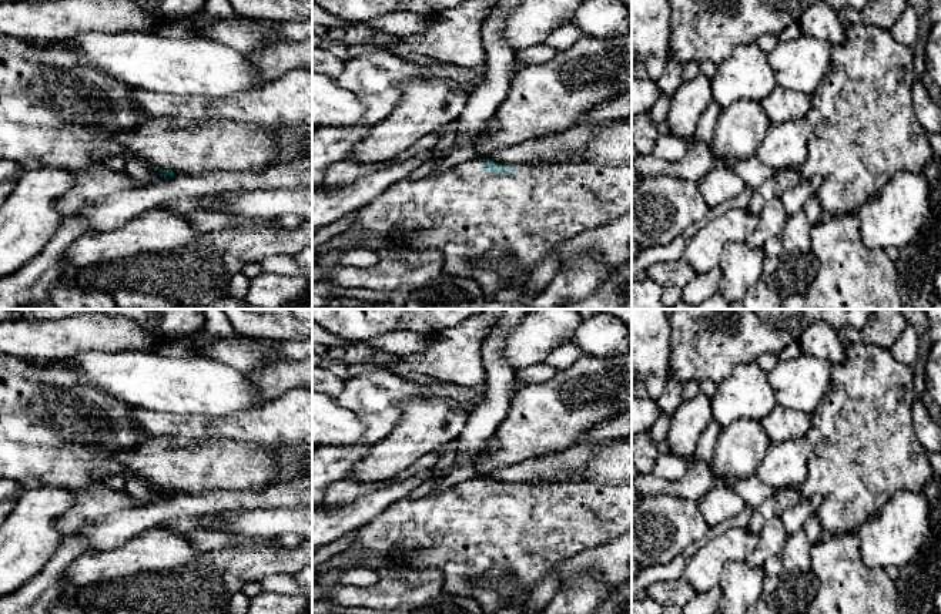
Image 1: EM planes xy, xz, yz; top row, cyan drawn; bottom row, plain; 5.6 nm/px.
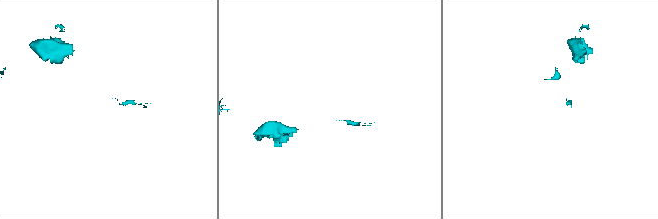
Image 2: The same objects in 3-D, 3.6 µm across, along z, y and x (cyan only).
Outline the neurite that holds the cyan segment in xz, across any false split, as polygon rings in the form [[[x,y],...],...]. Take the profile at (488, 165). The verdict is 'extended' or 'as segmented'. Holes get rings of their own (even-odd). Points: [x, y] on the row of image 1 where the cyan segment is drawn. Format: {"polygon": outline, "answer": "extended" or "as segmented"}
{"polygon": [[[473,158],[422,179],[403,178],[365,205],[341,235],[365,231],[394,251],[442,252],[442,274],[473,279],[486,296],[503,286],[496,268],[483,262],[495,251],[508,254],[513,268],[532,274],[547,246],[605,227],[632,214],[632,164],[570,162],[536,167],[502,165]]], "answer": "extended"}

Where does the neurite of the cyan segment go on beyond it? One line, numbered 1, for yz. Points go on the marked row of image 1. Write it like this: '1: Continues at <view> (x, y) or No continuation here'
1: No continuation here

